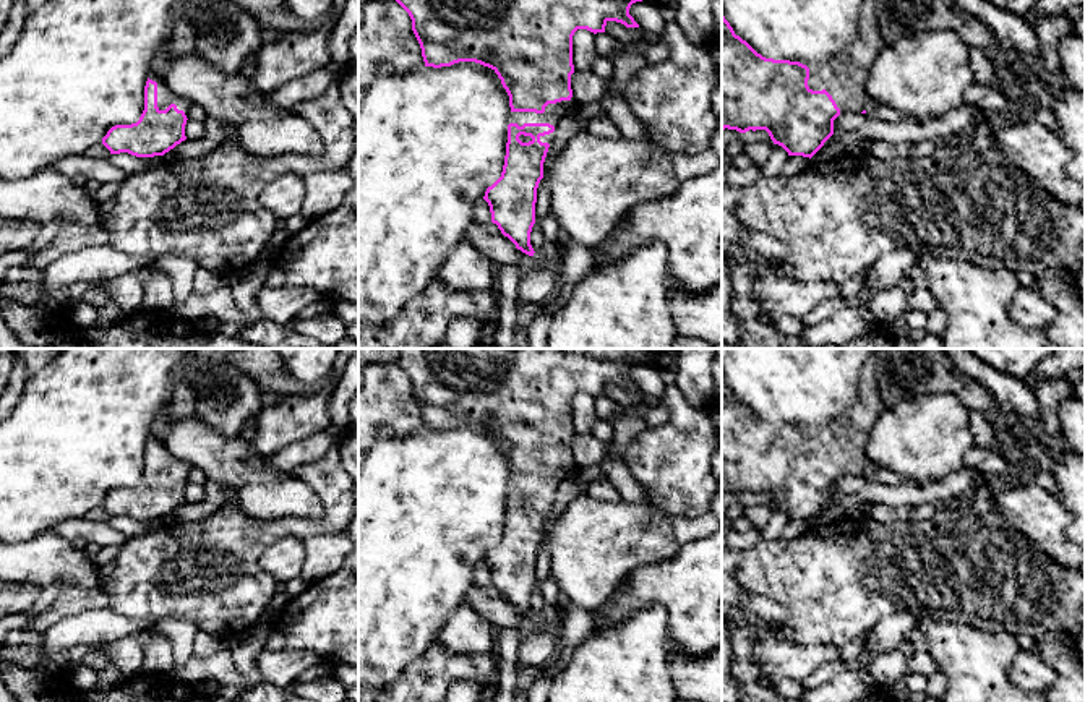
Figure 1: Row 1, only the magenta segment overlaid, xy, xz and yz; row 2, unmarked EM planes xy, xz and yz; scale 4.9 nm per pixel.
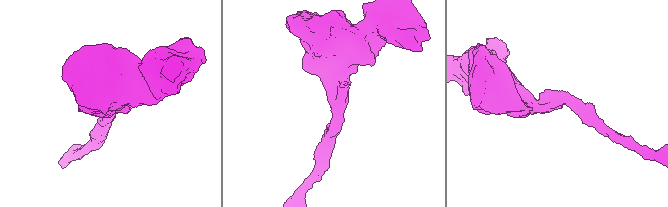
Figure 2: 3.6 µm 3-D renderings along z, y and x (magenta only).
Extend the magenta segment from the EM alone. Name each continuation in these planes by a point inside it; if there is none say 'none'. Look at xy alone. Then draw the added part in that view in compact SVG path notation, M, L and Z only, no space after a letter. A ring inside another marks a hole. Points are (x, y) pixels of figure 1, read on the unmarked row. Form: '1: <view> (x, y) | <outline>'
1: xy (164, 458) | M149 438L149 443L157 446L157 470L159 473L165 473L170 467L175 467L178 473L183 473L188 482L188 473L191 470L191 465L187 465L180 460L177 460L164 446L164 443L157 438Z

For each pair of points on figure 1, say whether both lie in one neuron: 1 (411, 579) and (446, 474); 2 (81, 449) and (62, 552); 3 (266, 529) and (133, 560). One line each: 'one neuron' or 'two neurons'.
1: one neuron
2: two neurons
3: one neuron

